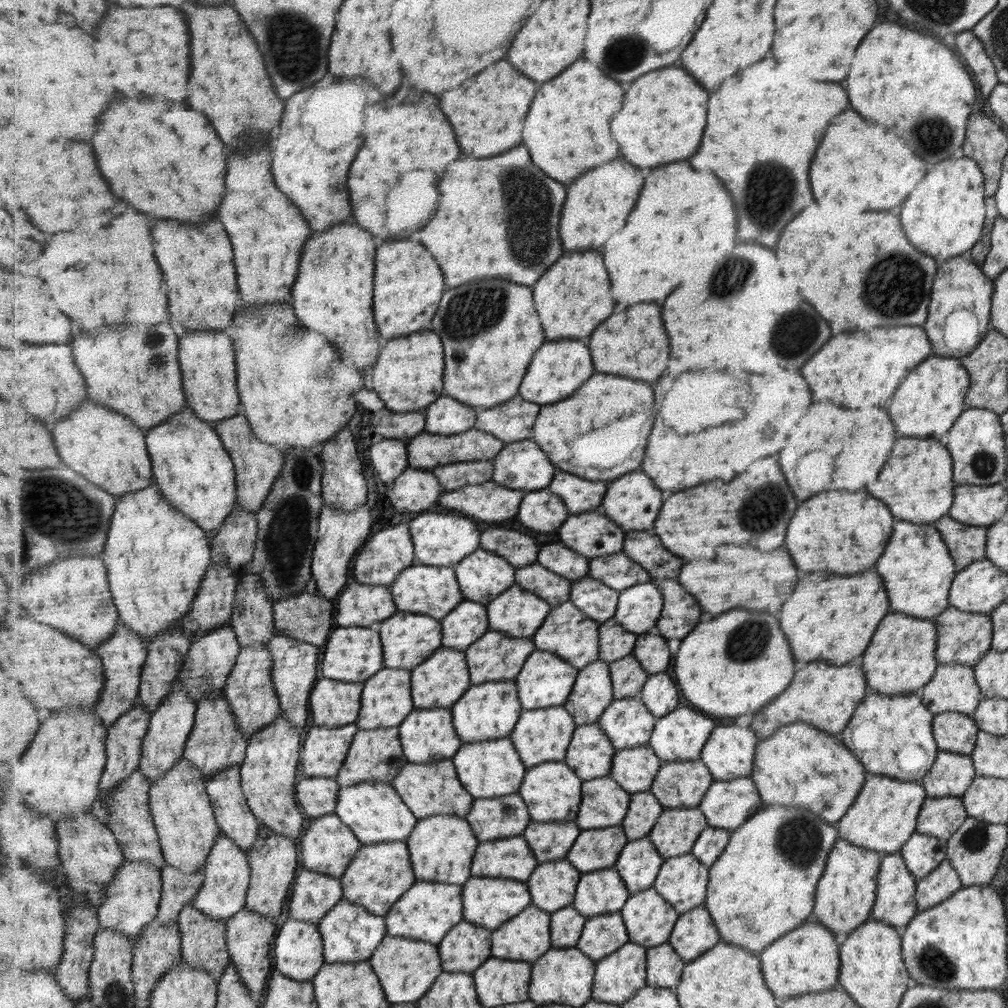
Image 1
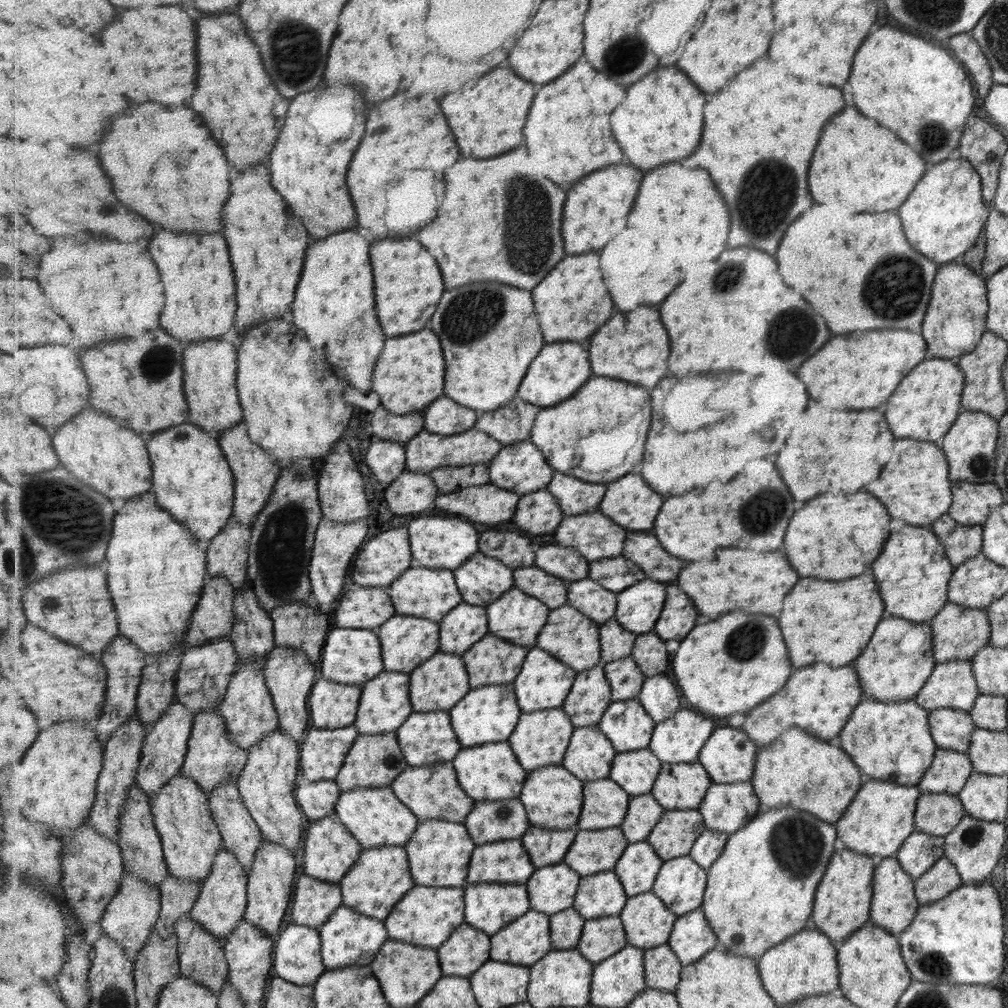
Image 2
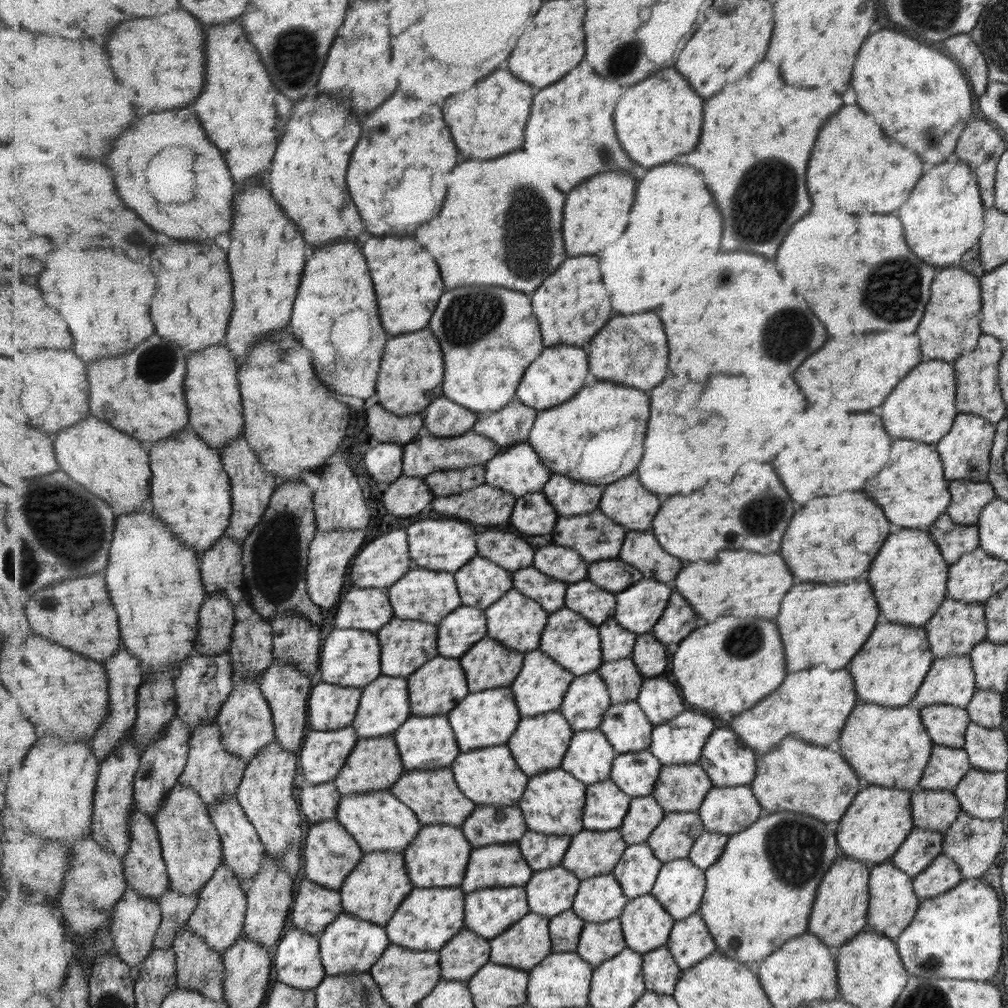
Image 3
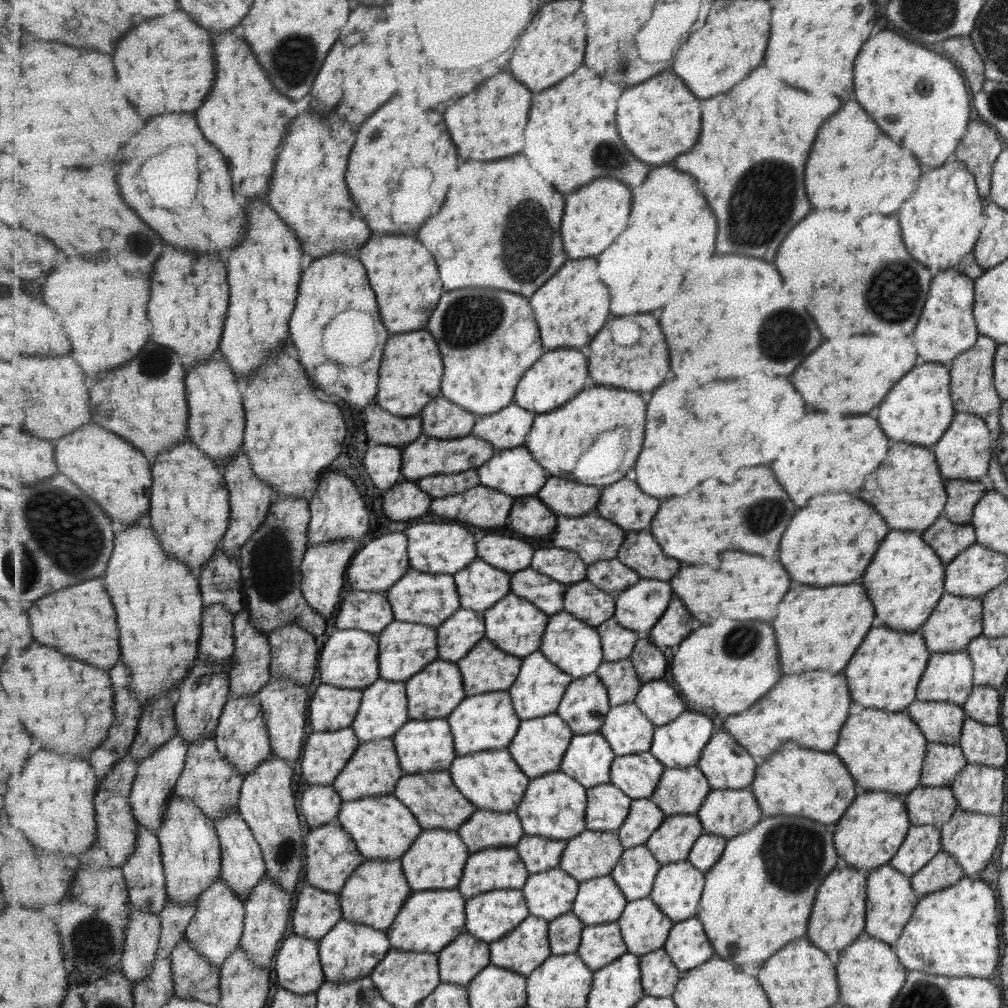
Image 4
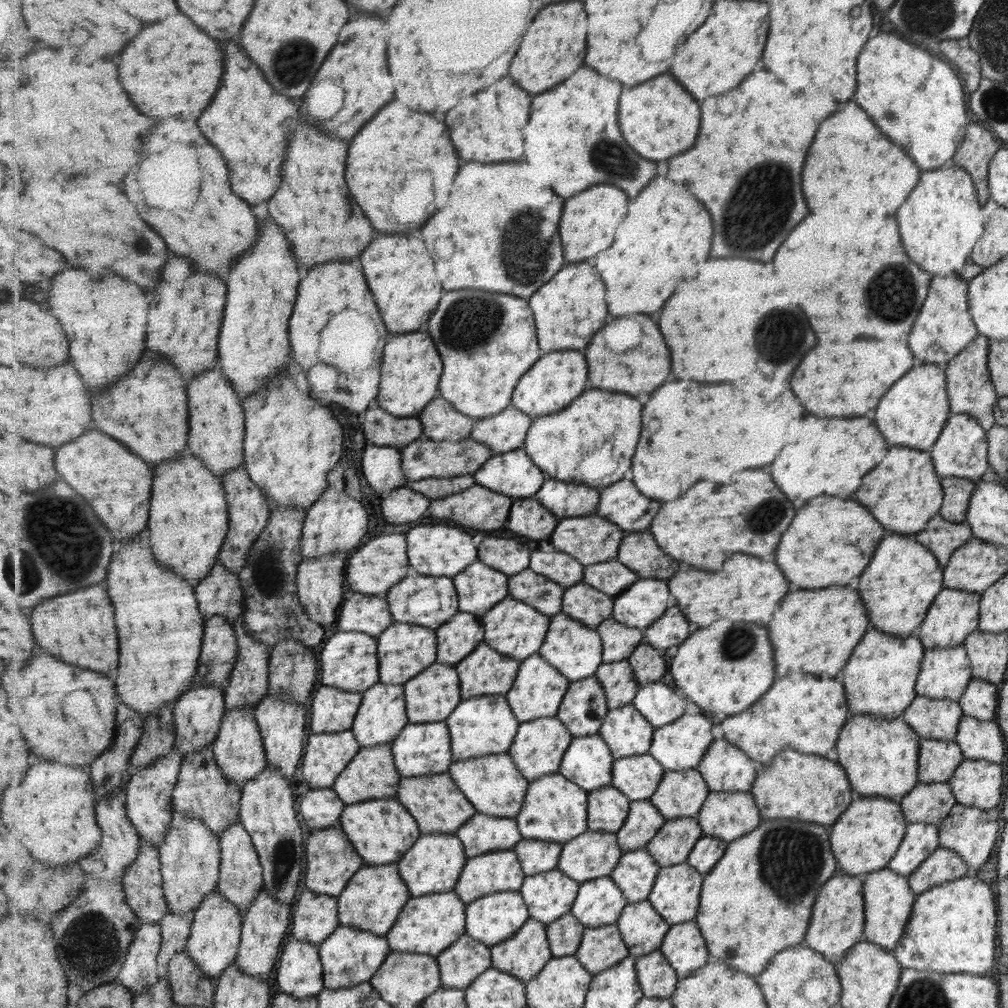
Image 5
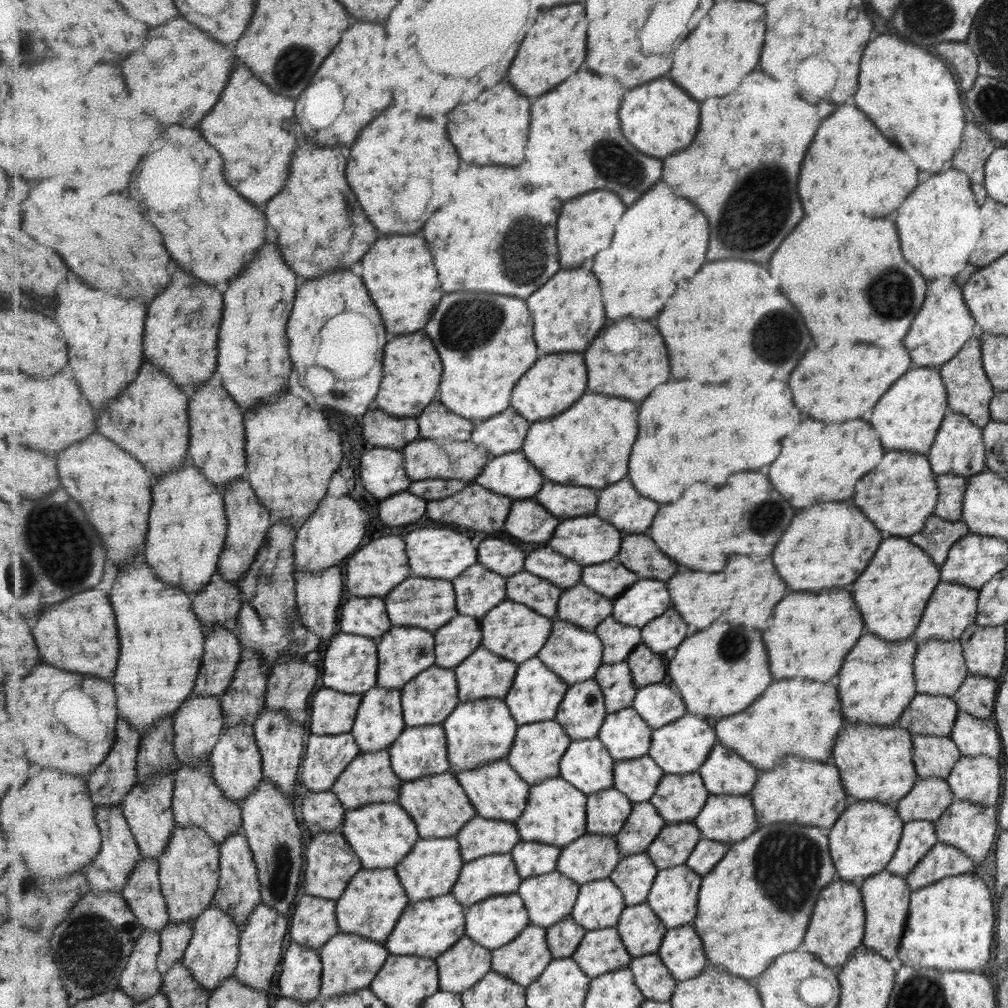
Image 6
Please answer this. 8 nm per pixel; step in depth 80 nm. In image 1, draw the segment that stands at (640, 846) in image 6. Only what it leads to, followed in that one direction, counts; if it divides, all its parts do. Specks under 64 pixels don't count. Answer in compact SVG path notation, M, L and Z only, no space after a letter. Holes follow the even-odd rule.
M651 791L632 795L628 815L621 824L628 840L639 840L649 836L664 809L664 805Z

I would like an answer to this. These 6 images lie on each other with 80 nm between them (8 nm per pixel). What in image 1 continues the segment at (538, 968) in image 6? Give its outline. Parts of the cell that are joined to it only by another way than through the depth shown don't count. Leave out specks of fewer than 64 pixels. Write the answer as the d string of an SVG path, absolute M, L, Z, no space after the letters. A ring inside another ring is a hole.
M533 904L492 933L492 956L535 963L552 947L552 913Z

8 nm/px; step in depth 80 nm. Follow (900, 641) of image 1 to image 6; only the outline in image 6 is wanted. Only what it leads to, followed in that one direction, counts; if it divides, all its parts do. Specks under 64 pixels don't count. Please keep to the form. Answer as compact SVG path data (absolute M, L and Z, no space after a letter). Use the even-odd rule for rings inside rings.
M865 634L857 640L857 648L849 652L849 660L845 660L841 676L837 676L840 713L845 720L875 726L889 726L895 722L916 693L912 660L917 645L911 638L901 642L885 641L873 634Z

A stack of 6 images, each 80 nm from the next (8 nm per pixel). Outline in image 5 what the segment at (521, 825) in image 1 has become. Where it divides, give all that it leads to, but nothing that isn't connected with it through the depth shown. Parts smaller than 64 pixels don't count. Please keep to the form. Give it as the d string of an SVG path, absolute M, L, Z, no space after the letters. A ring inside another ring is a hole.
M481 812L472 816L455 834L463 841L464 849L469 859L489 852L513 850L522 839L516 818L489 816Z

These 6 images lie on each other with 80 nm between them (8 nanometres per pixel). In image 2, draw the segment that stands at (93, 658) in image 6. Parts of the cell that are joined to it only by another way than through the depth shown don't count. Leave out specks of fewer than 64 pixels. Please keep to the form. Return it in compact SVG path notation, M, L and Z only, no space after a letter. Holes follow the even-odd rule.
M67 568L47 576L25 588L25 614L31 624L37 624L47 632L53 632L59 640L69 640L69 644L77 644L77 648L85 648L85 652L101 658L107 646L119 636L120 624L107 580L108 573L101 568Z

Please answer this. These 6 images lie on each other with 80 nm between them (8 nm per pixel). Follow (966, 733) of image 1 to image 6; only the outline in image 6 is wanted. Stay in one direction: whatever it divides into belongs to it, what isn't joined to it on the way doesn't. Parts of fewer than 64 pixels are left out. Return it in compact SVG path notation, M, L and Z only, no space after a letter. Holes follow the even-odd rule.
M915 693L897 724L915 735L949 737L957 711L951 697Z

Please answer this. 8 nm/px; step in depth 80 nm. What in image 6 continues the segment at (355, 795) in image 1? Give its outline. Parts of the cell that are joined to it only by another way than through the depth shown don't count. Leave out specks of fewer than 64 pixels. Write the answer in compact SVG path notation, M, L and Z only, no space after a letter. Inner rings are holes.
M398 802L373 803L348 810L341 831L357 856L360 856L363 868L369 870L395 868L420 839L416 821Z

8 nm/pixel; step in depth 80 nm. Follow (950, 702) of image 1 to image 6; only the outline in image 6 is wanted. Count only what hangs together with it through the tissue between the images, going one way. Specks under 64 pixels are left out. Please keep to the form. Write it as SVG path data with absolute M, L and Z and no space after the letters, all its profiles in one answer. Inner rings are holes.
M955 640L918 644L912 669L915 692L931 696L953 696L968 674L962 649Z

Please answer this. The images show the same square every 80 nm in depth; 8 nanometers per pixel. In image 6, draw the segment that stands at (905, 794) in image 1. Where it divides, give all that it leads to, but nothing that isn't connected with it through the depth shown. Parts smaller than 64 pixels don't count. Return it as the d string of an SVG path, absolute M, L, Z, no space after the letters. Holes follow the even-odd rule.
M852 800L843 814L836 819L829 831L829 848L833 848L833 864L837 864L837 876L839 879L851 882L861 881L884 870L893 852L895 852L901 831L901 819L898 817L895 807L881 804L875 801L859 802Z

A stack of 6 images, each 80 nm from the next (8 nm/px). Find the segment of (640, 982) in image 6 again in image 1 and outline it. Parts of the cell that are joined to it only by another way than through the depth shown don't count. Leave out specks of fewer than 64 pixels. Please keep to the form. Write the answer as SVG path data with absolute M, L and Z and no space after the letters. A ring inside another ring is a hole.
M671 943L648 949L648 985L675 990L684 974L685 961Z

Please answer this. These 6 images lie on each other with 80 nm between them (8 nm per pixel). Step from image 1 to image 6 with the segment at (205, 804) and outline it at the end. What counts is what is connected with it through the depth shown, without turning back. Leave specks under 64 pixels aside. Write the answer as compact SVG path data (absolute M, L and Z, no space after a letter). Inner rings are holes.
M176 825L169 846L160 858L160 885L167 905L170 922L193 922L216 898L220 886L220 845L204 828Z

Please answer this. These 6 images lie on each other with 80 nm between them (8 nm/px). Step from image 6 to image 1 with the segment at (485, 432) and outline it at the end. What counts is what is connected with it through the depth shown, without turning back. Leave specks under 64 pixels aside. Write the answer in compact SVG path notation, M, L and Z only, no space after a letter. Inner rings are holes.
M514 396L500 406L479 410L475 427L506 443L529 439L533 436L541 408L541 405L525 400L525 397Z

